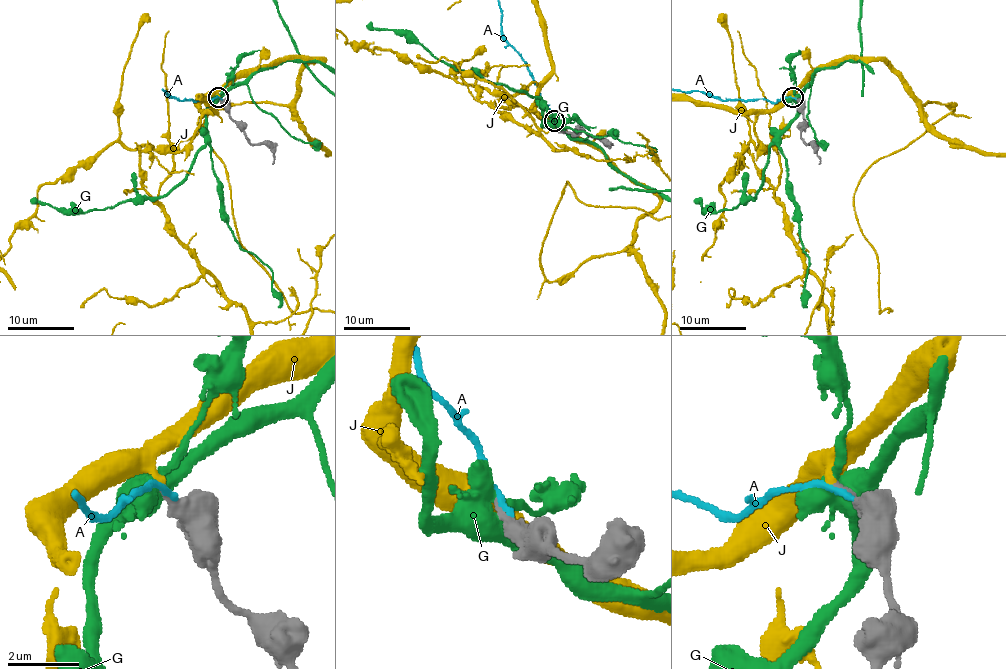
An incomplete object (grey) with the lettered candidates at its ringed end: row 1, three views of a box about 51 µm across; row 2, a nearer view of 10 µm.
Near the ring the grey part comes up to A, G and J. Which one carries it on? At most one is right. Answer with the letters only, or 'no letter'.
J

